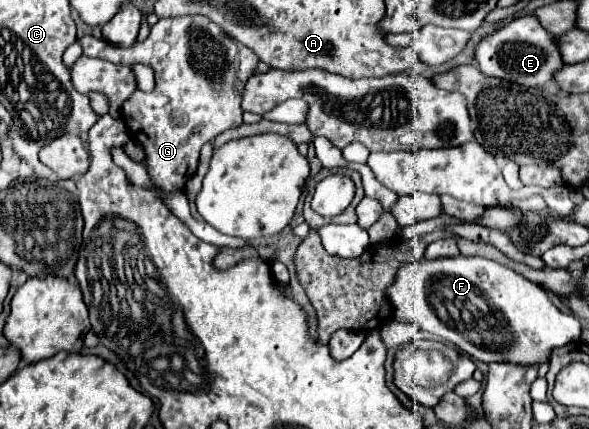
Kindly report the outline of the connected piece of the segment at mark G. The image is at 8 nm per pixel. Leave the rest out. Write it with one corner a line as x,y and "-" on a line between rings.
169,17
169,19
159,19
159,21
151,27
149,37
147,37
145,41
141,41
141,43
135,43
135,45
129,47
129,49
119,49
119,47
107,45
107,43
103,43
101,39
95,39
93,35
85,35
85,37
81,37
79,41
81,41
81,47
83,47
83,55
87,55
87,57
99,57
99,59
107,59
107,61
111,61
111,63
121,63
121,65
125,65
125,63
145,63
145,65
149,65
149,67
155,71
155,89
149,91
149,93
145,93
145,91
135,91
135,93
123,103
123,107
121,107
121,115
125,117
125,123
127,123
129,131
133,131
135,139
145,147
145,153
147,153
145,169
147,169
149,179
153,181
153,185
155,185
157,189
161,189
163,193
183,191
187,179
189,179
189,177
197,171
197,167
199,167
201,147
203,147
205,143
213,141
219,133
223,133
223,131
227,131
227,129
235,129
235,127
239,127
239,125
243,123
241,97
243,97
245,81
255,73
259,59
257,59
257,55
255,55
251,49
247,49
247,47
241,45
239,41
233,41
233,37
229,37
219,25
213,25
213,21
209,21
209,17

